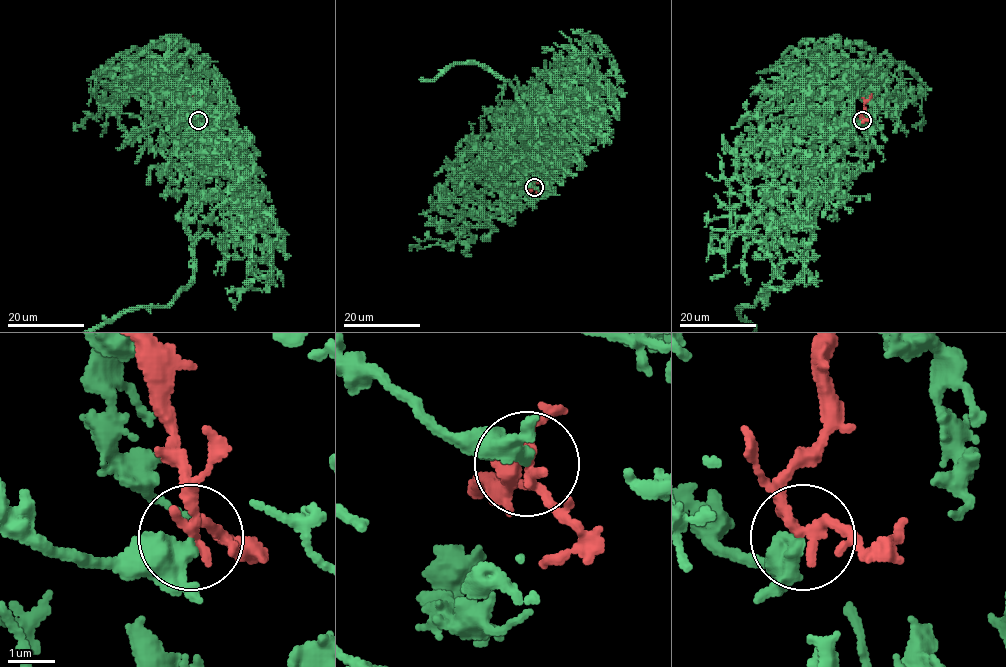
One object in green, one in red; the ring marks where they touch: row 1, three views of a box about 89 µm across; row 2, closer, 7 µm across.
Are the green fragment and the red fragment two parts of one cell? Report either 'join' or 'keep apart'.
join

